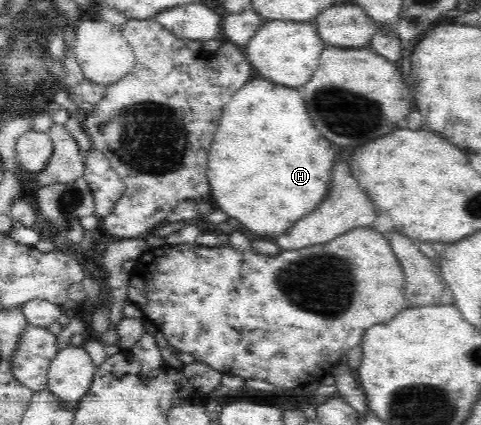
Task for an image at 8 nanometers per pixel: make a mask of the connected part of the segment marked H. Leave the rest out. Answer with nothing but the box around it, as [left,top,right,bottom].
[208,77,336,236]

